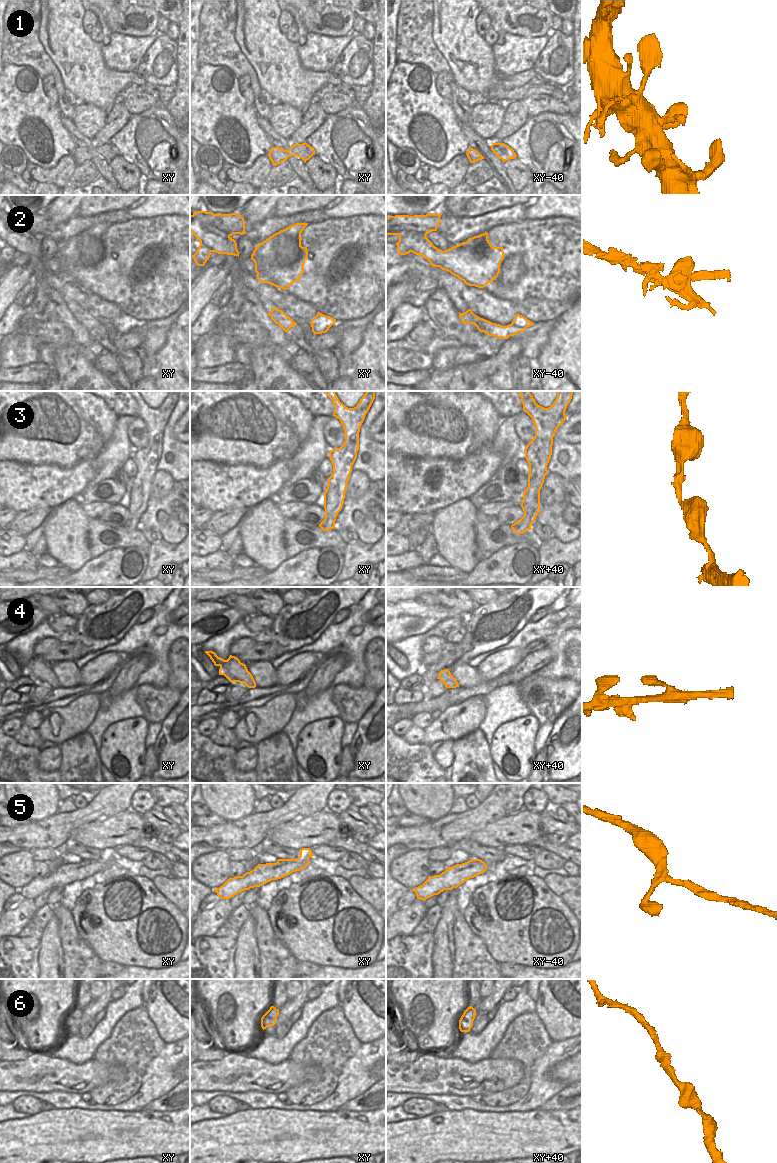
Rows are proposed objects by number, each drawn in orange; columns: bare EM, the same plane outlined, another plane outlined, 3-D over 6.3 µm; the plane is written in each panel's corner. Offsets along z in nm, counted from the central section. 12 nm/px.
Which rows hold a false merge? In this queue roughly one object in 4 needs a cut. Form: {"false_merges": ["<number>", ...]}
{"false_merges": ["2"]}

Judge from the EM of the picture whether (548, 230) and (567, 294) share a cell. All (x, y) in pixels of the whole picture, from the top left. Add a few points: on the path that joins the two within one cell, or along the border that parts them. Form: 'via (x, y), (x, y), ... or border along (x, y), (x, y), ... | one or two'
via (555, 246), (563, 254), (563, 278) | one

